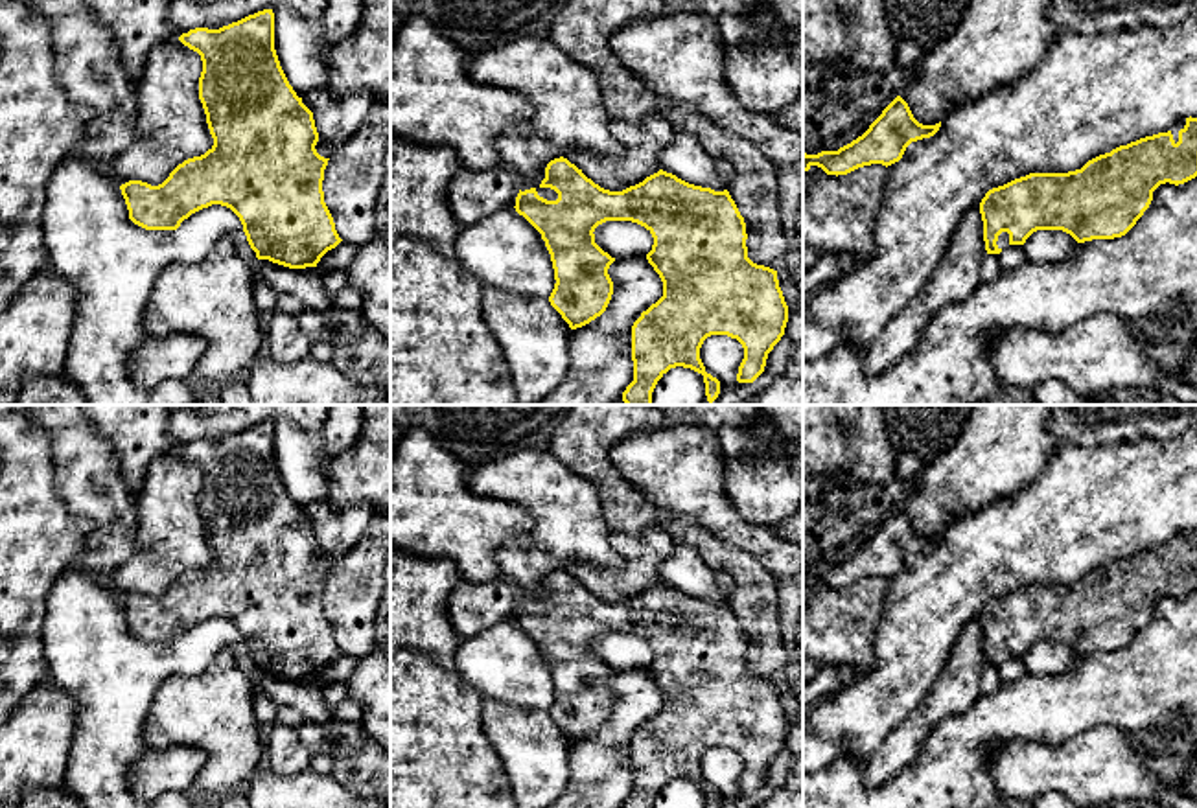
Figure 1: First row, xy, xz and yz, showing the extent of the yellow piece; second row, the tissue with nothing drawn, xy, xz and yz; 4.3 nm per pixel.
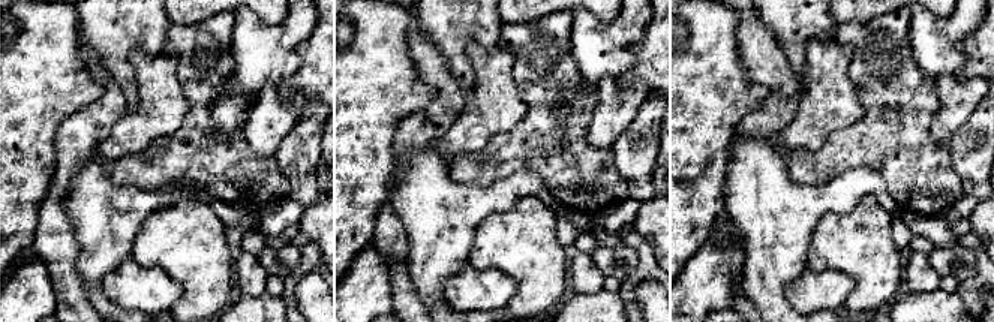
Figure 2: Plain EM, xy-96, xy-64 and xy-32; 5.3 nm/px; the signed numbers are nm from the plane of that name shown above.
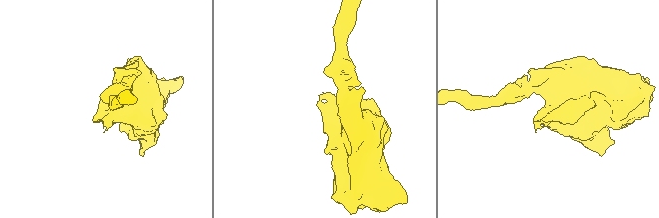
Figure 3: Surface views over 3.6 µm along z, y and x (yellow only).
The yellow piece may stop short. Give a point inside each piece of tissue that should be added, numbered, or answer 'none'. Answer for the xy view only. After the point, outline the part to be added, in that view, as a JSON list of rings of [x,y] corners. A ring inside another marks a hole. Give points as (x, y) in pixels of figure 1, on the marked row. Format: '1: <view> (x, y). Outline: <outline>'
none

